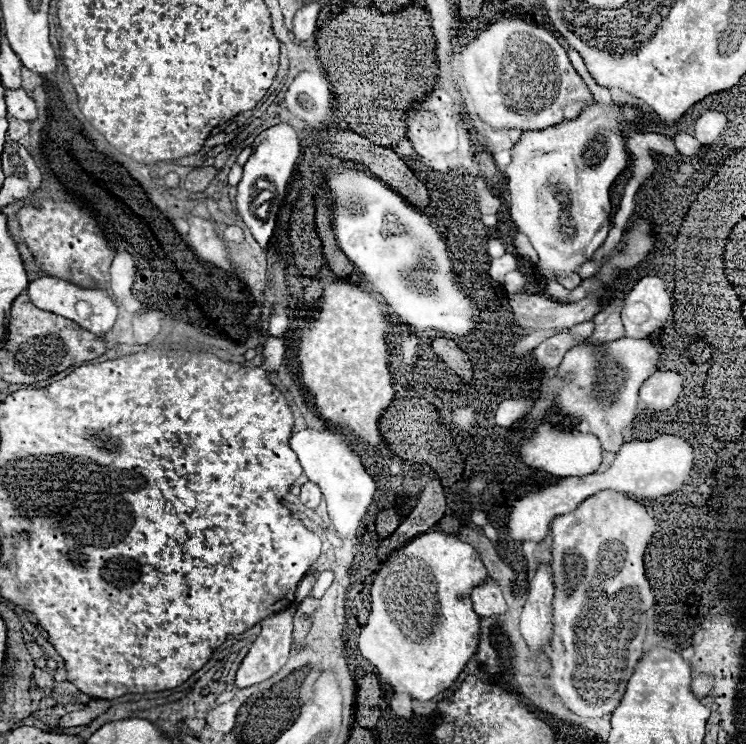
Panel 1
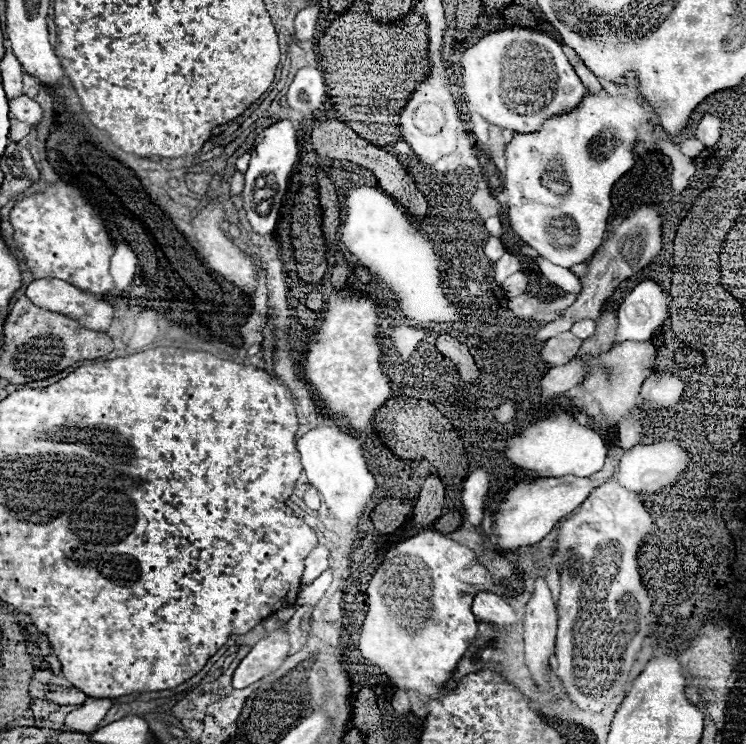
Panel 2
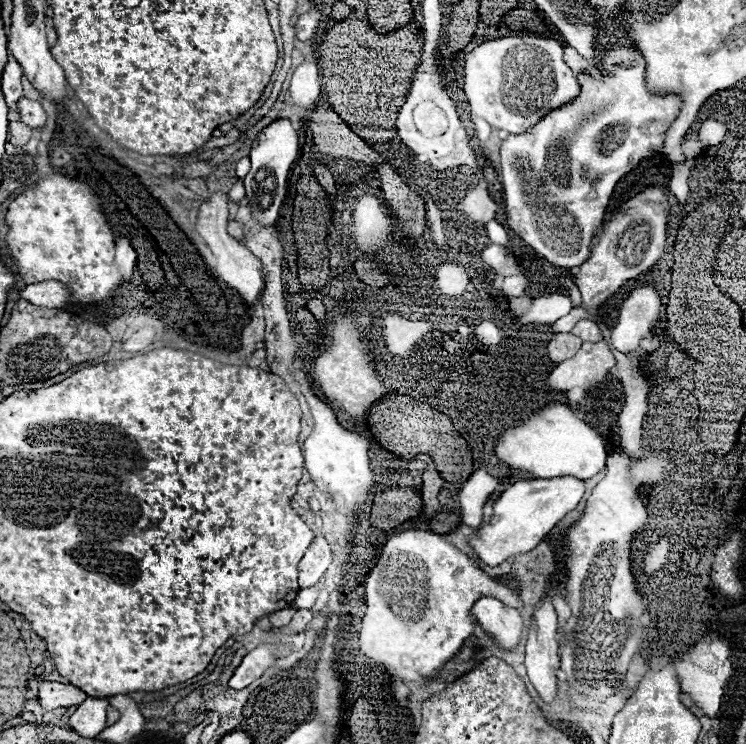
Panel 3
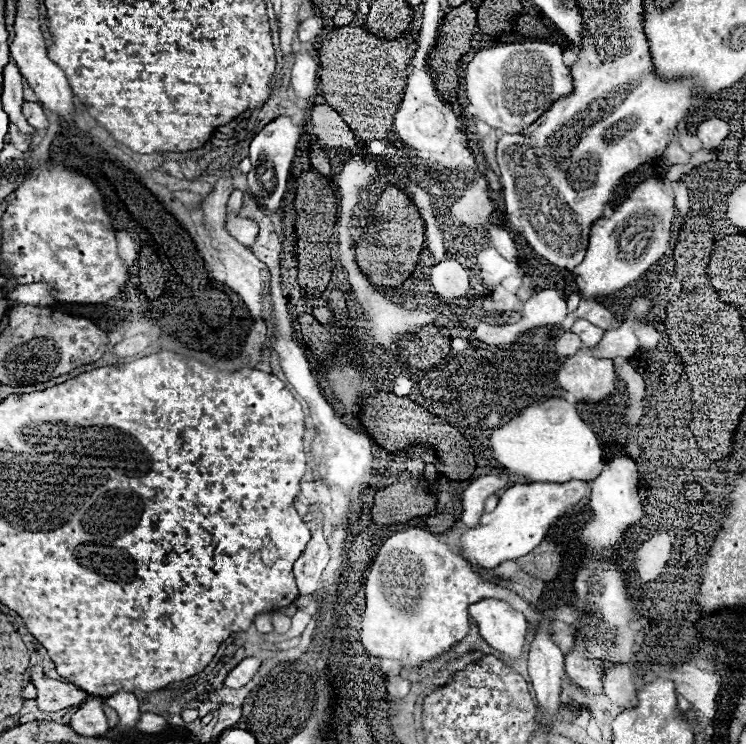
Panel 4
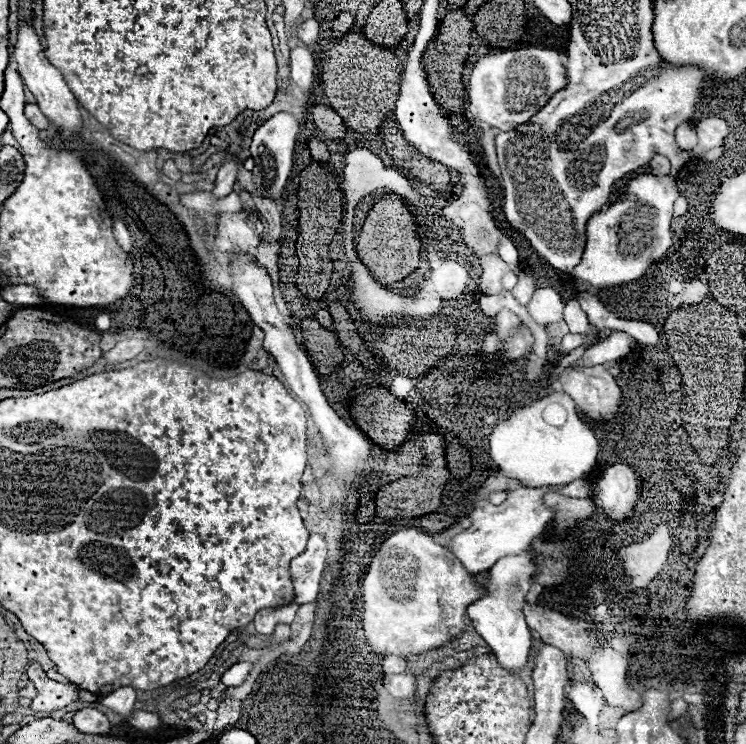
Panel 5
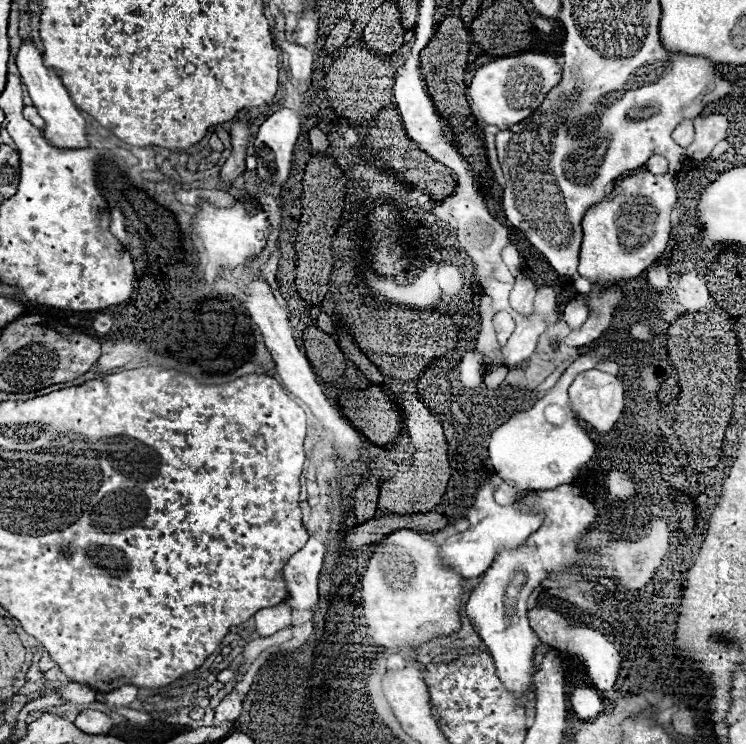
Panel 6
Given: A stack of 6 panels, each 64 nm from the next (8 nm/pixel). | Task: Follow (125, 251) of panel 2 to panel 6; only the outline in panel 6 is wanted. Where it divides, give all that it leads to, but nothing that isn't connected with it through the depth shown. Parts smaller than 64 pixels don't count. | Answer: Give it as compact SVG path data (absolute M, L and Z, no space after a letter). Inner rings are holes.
M112 210L110 232L112 232L112 234L114 234L122 244L126 244L128 234L126 234L126 230L124 230L124 216L122 216L122 212L120 212L120 210Z

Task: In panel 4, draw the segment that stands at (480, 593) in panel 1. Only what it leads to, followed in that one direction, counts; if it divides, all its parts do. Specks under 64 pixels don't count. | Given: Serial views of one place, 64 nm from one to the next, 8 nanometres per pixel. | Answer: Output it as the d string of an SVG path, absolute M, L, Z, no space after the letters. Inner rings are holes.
M484 598L470 606L470 616L492 648L506 658L518 658L522 654L526 636L526 618L522 612L516 612L502 600Z

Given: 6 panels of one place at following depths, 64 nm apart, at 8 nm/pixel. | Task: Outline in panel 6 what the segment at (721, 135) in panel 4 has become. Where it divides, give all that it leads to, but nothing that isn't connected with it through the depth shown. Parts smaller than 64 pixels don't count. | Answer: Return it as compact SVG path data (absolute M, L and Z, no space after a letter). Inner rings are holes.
M704 114L694 118L696 138L694 144L688 148L688 154L692 154L694 160L704 160L712 152L712 148L726 138L728 130L728 118L722 114Z

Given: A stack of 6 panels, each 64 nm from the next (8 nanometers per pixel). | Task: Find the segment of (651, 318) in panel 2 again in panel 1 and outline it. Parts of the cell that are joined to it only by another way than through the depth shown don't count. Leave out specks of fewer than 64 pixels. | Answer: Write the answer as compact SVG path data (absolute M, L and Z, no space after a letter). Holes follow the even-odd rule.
M658 276L640 278L630 290L622 308L622 322L628 338L648 338L672 314L672 300L666 282Z

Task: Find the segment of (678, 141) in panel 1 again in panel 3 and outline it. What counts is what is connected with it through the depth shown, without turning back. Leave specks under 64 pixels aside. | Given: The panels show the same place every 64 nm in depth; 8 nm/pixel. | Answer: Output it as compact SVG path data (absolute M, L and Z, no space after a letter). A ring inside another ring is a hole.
M684 140L684 142L682 142L682 152L684 152L686 158L698 156L702 150L704 150L704 146L702 146L702 142L698 142L698 140Z

